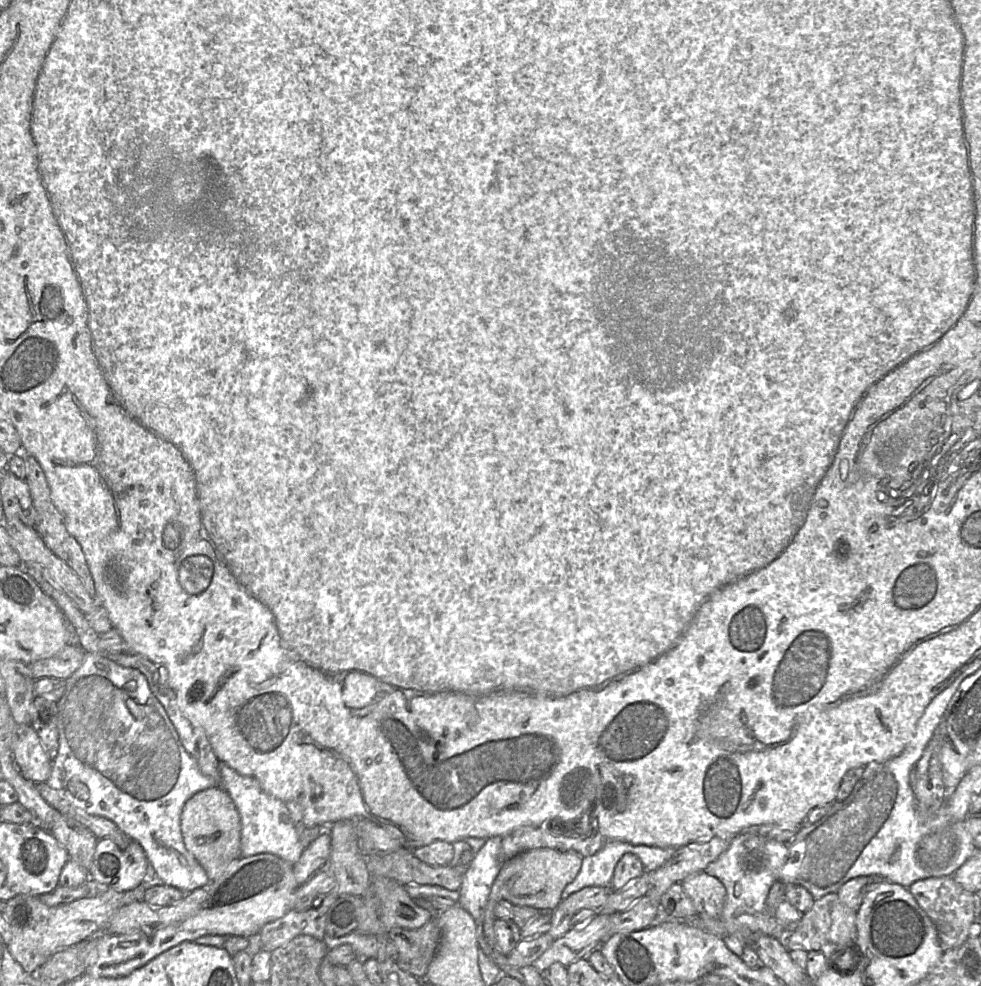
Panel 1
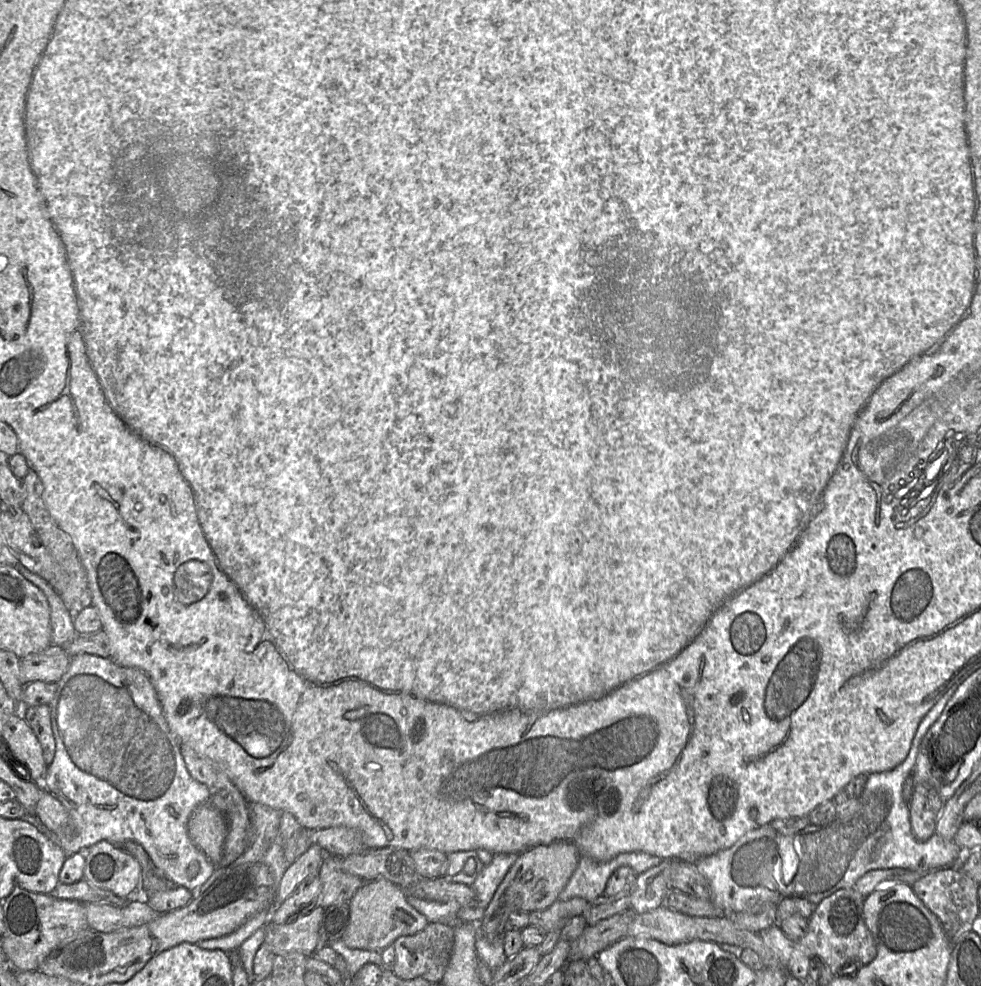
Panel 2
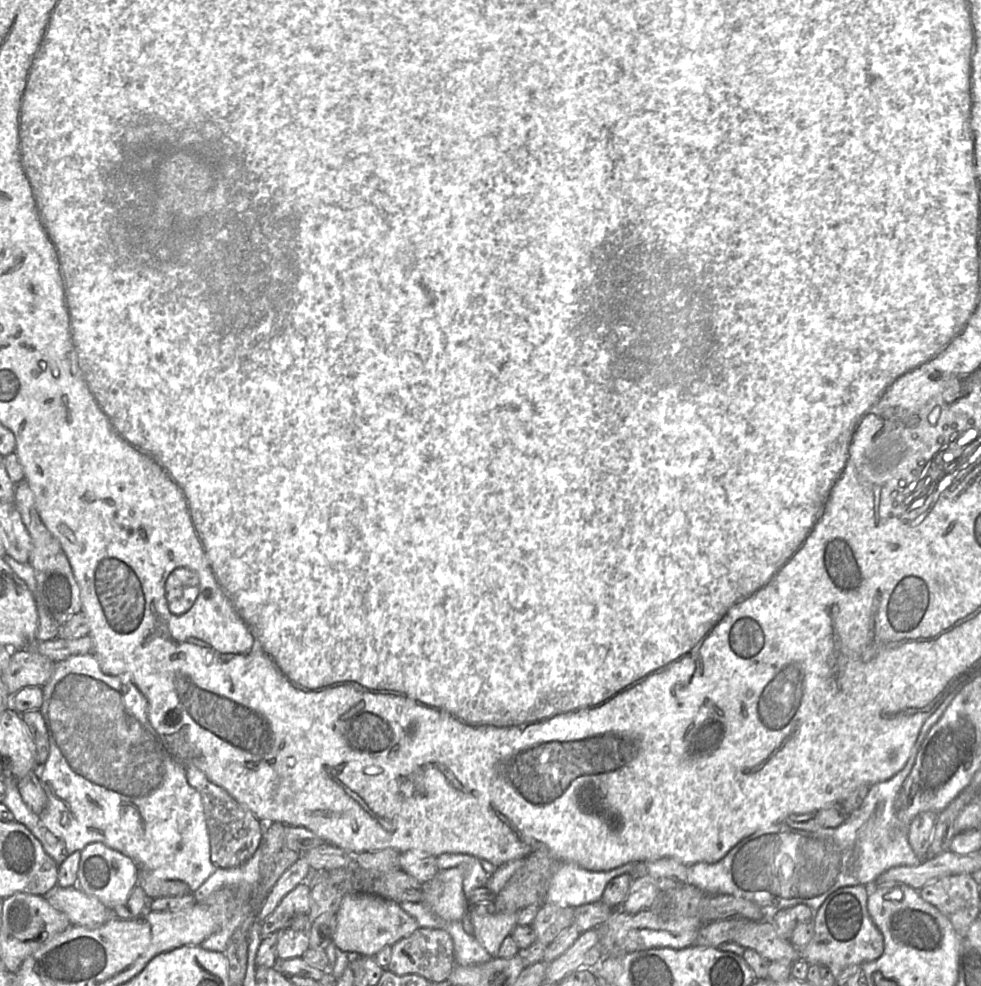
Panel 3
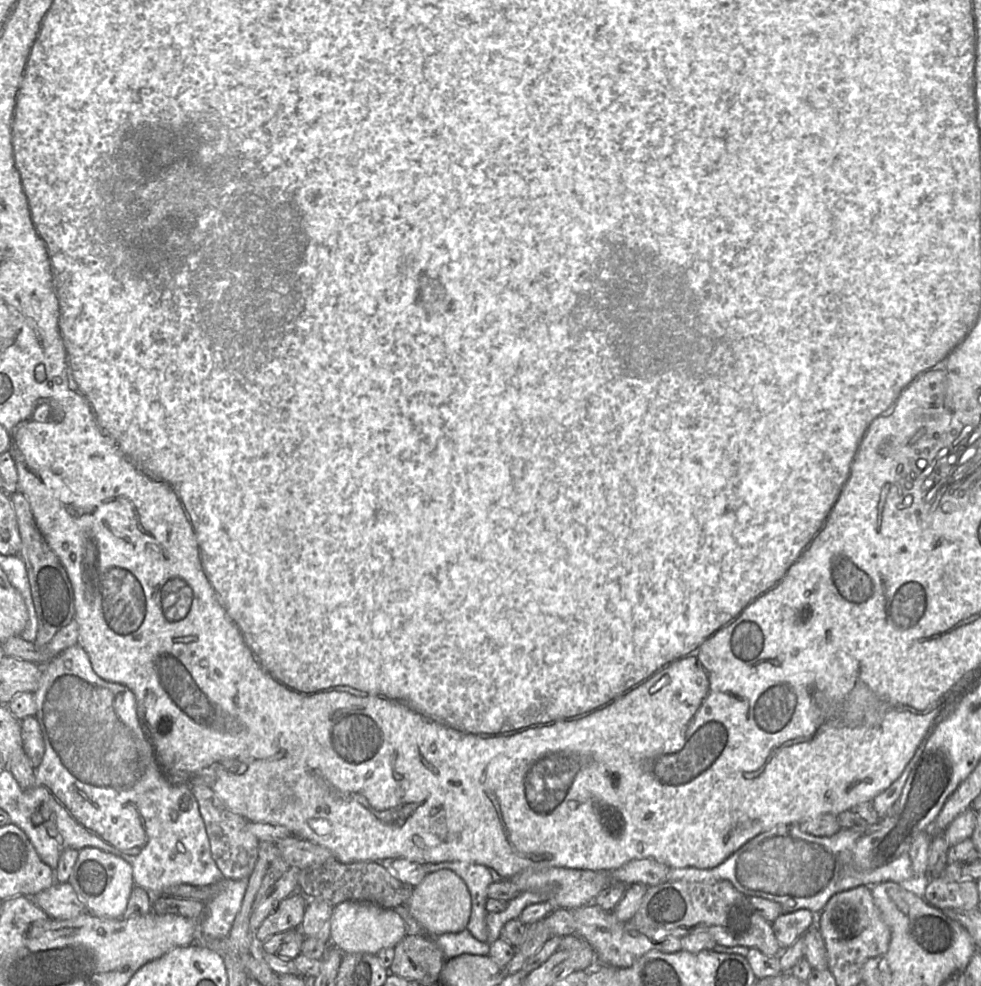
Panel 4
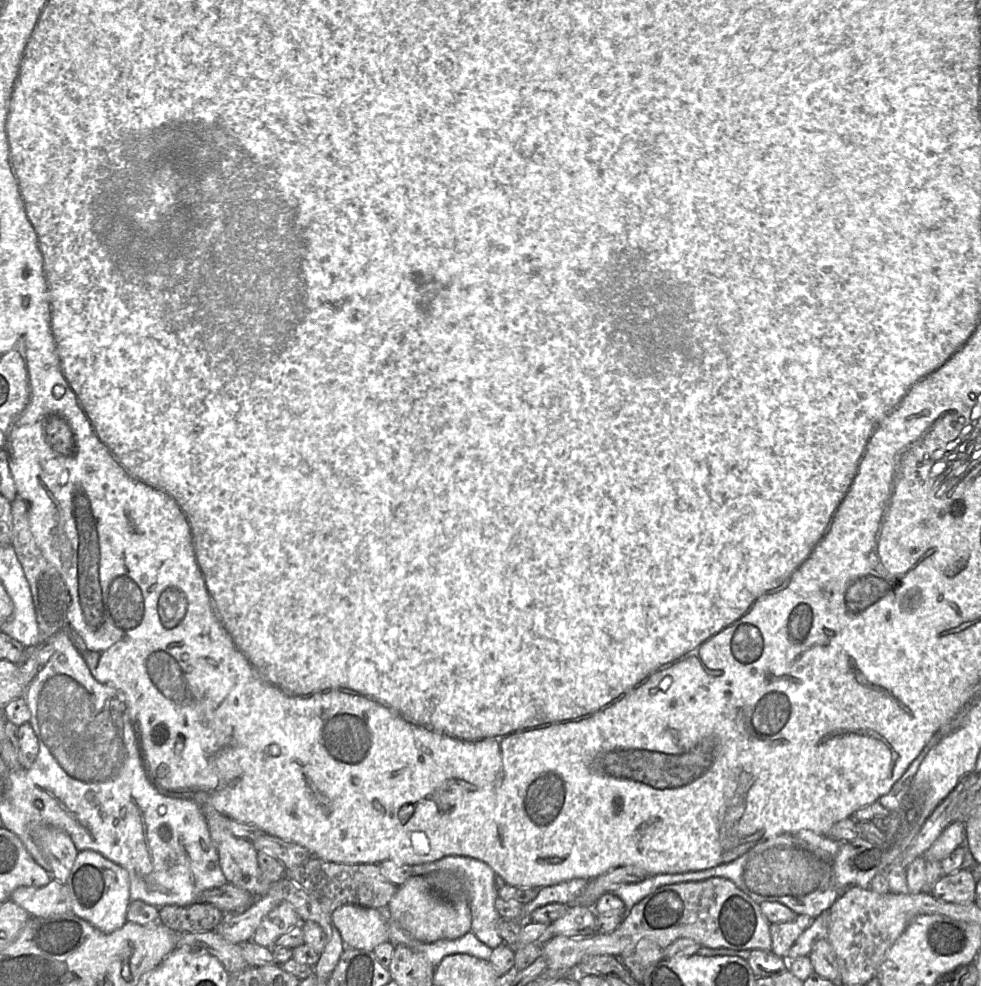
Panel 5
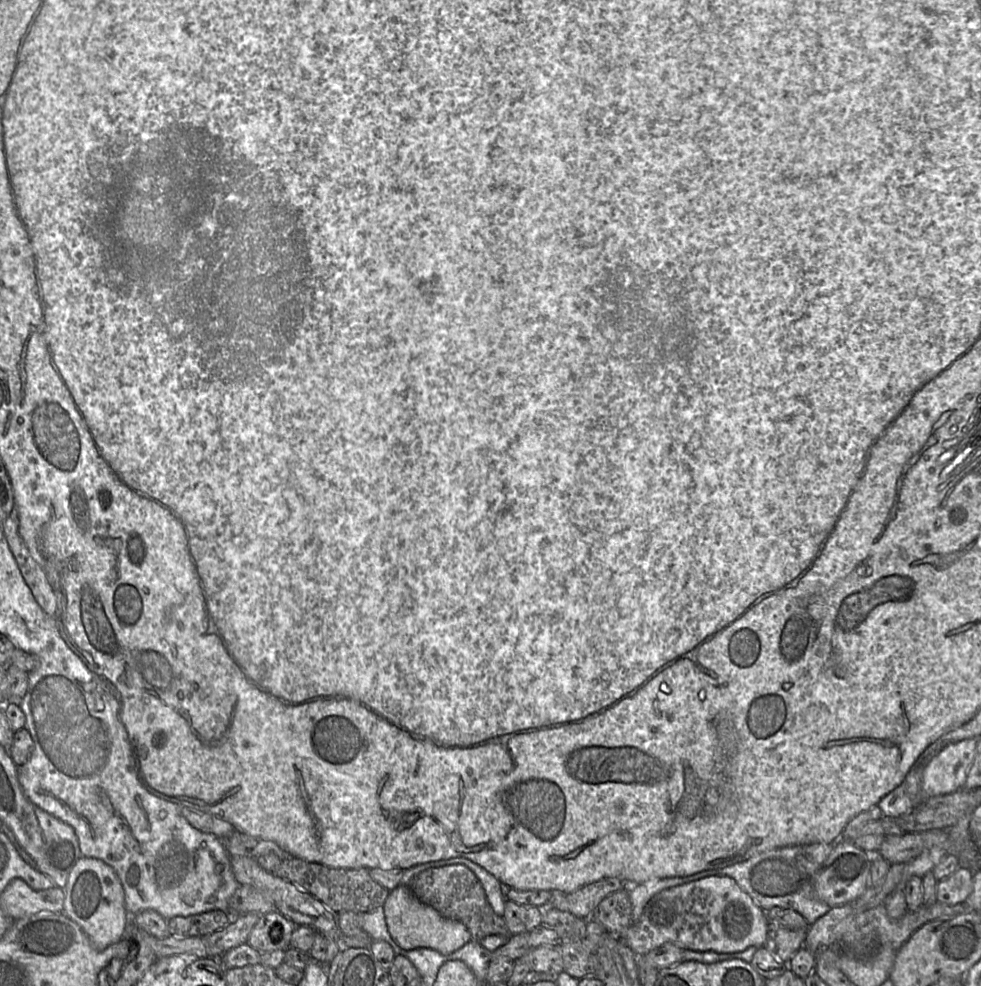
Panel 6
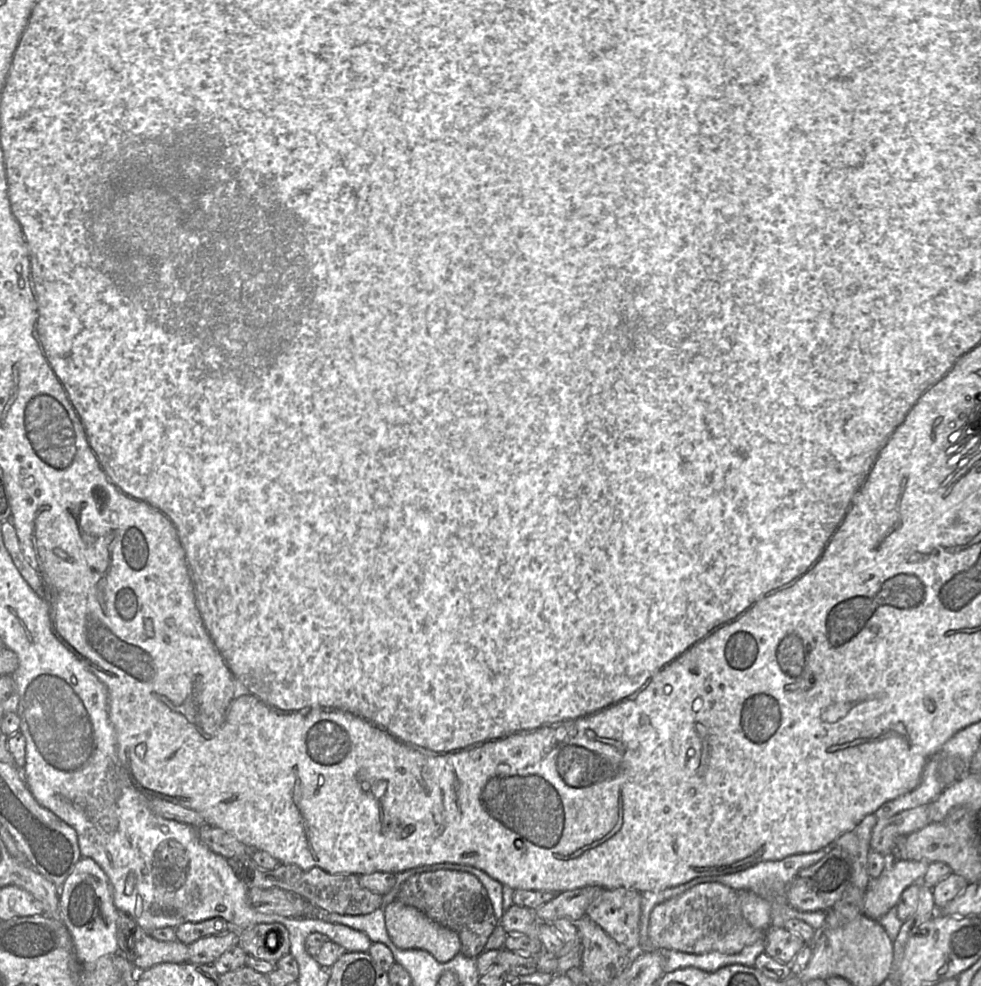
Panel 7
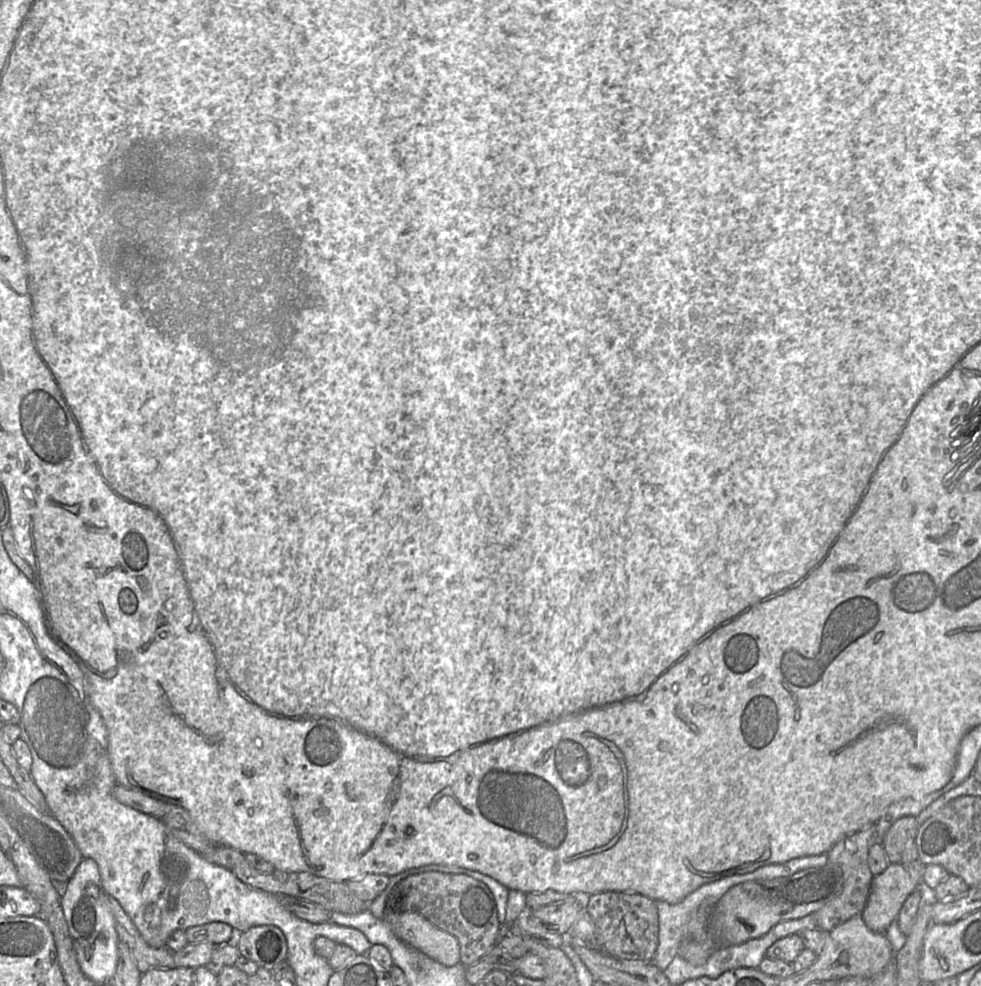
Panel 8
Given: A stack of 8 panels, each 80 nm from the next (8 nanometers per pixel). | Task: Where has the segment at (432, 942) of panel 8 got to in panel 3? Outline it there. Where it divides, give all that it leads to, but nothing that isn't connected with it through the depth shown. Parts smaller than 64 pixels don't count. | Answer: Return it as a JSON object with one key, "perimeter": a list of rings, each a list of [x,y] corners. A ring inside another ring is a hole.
{"perimeter":[[[458,868],[440,869],[435,876],[422,884],[423,900],[433,913],[447,921],[461,921],[469,912],[469,903],[463,890],[463,876]]]}

